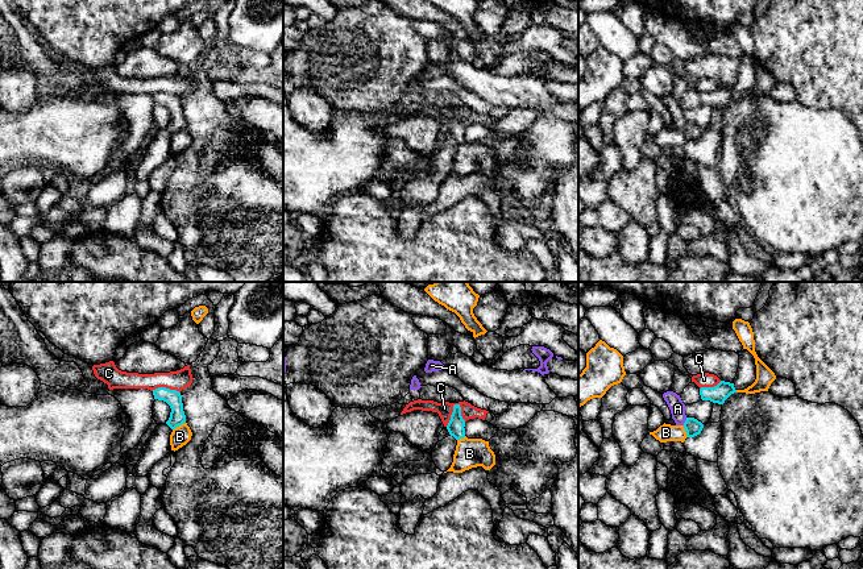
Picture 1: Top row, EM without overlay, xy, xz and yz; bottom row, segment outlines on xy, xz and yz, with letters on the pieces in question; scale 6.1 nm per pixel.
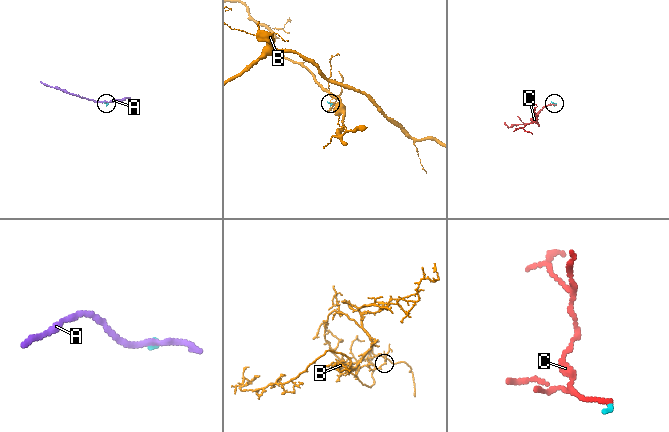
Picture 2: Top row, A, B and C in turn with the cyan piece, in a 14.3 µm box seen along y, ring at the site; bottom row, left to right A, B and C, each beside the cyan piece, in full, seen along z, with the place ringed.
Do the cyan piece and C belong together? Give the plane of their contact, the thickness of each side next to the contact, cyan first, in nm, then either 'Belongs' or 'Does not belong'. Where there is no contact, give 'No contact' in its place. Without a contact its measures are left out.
Touches cyan in xz. Thickness 100 nm (cyan) against 90 nm. Does not belong

